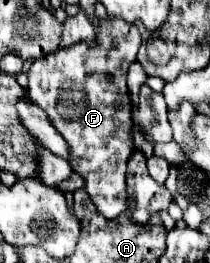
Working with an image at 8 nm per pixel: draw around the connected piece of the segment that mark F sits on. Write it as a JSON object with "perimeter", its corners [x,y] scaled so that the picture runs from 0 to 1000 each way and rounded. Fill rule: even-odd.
{"perimeter":[[[571,68],[486,72],[452,160],[457,175],[371,160],[324,183],[276,183],[257,205],[219,205],[219,221],[162,228],[133,266],[124,335],[143,380],[162,380],[238,441],[267,494],[305,510],[305,532],[333,555],[343,646],[410,684],[400,722],[467,806],[533,837],[600,806],[600,616],[638,578],[600,274],[619,236],[648,228],[667,122],[648,99]]]}

